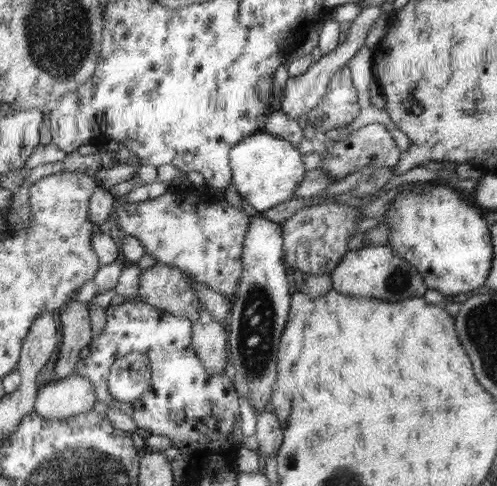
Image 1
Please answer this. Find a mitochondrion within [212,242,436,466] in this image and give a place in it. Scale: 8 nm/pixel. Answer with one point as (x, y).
(257, 318)

